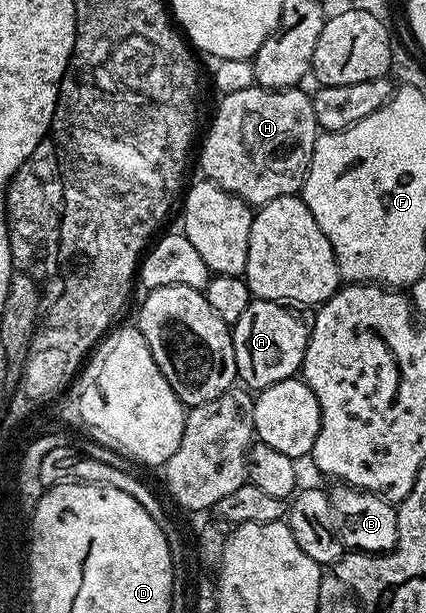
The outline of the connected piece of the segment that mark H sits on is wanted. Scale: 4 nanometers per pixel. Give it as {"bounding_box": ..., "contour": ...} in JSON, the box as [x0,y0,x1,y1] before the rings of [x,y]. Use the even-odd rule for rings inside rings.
{"bounding_box":[201,86,320,206],"contour":[[[253,86],[250,88],[238,90],[235,93],[228,93],[221,97],[218,109],[214,112],[214,125],[210,128],[210,133],[206,136],[206,141],[202,144],[202,172],[201,175],[205,179],[211,180],[213,184],[219,184],[224,190],[228,190],[232,195],[239,196],[245,204],[251,206],[261,206],[272,202],[276,198],[284,198],[285,196],[293,196],[301,193],[302,184],[306,180],[306,175],[310,169],[312,162],[312,154],[314,153],[314,144],[318,141],[320,129],[316,122],[316,110],[314,109],[314,101],[311,93],[302,92],[301,87],[287,88],[285,90],[275,90],[273,88],[260,88]]]}

